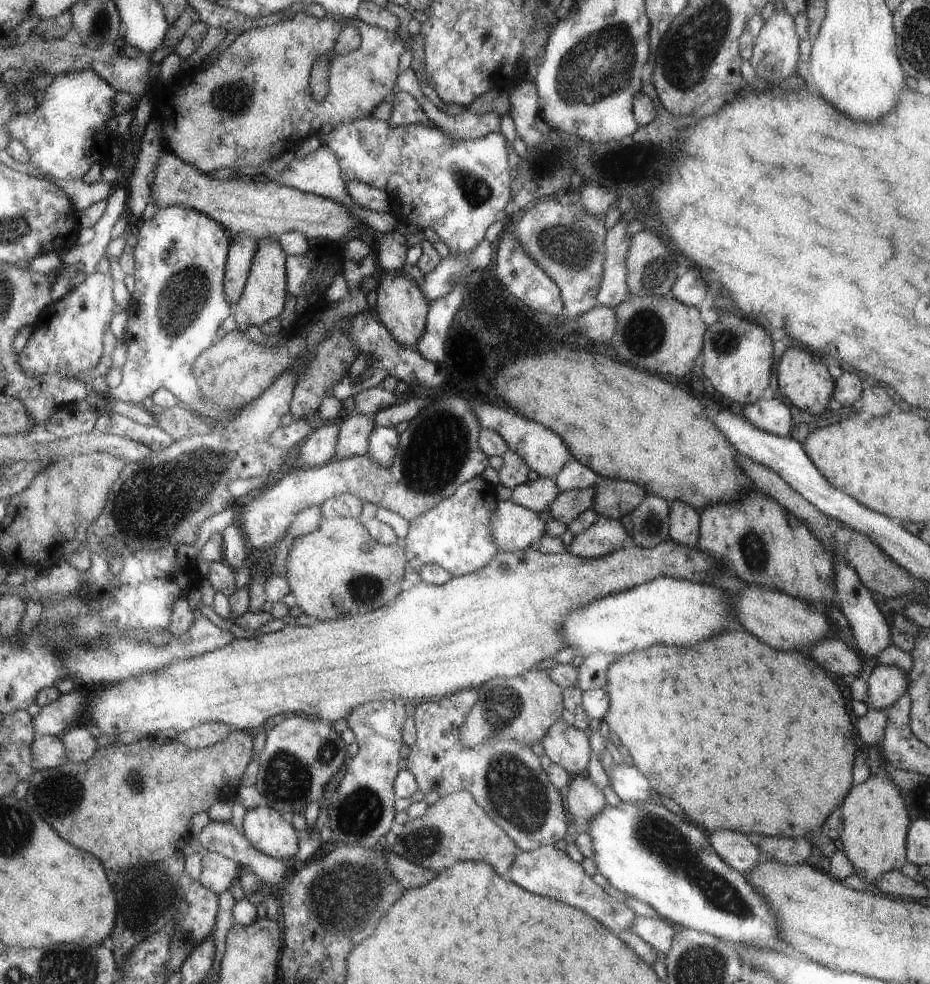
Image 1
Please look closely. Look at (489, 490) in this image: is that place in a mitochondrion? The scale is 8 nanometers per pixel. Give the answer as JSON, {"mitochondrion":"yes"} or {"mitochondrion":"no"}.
{"mitochondrion":"no"}

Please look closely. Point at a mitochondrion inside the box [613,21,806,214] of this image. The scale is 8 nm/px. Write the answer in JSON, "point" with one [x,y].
{"point":[647,151]}

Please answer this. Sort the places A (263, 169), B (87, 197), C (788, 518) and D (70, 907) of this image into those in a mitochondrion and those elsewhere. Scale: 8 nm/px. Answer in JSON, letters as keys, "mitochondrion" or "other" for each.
{"A":"other","B":"other","C":"other","D":"other"}

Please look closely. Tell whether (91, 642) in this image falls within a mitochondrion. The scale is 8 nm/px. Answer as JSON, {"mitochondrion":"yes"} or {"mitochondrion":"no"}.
{"mitochondrion":"yes"}

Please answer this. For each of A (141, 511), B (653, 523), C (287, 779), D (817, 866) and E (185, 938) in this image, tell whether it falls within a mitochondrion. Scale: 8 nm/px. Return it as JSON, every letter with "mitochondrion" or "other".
{"A":"mitochondrion","B":"mitochondrion","C":"mitochondrion","D":"other","E":"mitochondrion"}

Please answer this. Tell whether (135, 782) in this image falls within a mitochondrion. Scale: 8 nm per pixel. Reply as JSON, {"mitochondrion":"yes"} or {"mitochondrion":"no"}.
{"mitochondrion":"yes"}

